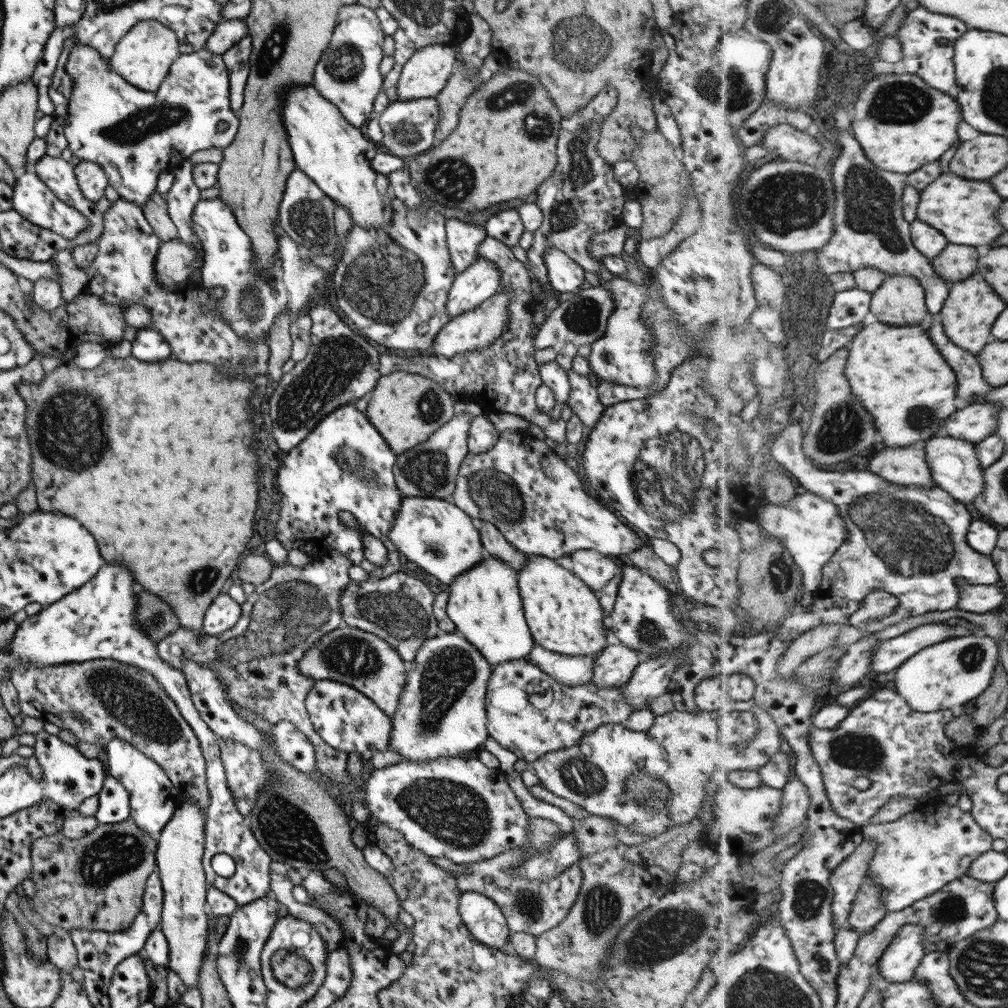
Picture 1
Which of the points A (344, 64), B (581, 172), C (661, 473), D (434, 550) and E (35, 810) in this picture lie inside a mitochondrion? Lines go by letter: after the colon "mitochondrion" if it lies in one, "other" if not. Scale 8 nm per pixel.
A: mitochondrion
B: mitochondrion
C: mitochondrion
D: mitochondrion
E: other

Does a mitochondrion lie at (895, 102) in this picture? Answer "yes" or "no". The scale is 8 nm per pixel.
yes

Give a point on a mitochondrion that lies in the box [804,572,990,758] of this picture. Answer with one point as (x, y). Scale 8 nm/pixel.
(971, 657)

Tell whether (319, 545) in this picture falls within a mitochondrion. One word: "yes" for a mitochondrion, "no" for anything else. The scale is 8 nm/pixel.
no

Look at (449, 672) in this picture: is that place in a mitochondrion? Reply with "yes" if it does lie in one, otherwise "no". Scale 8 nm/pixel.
yes

